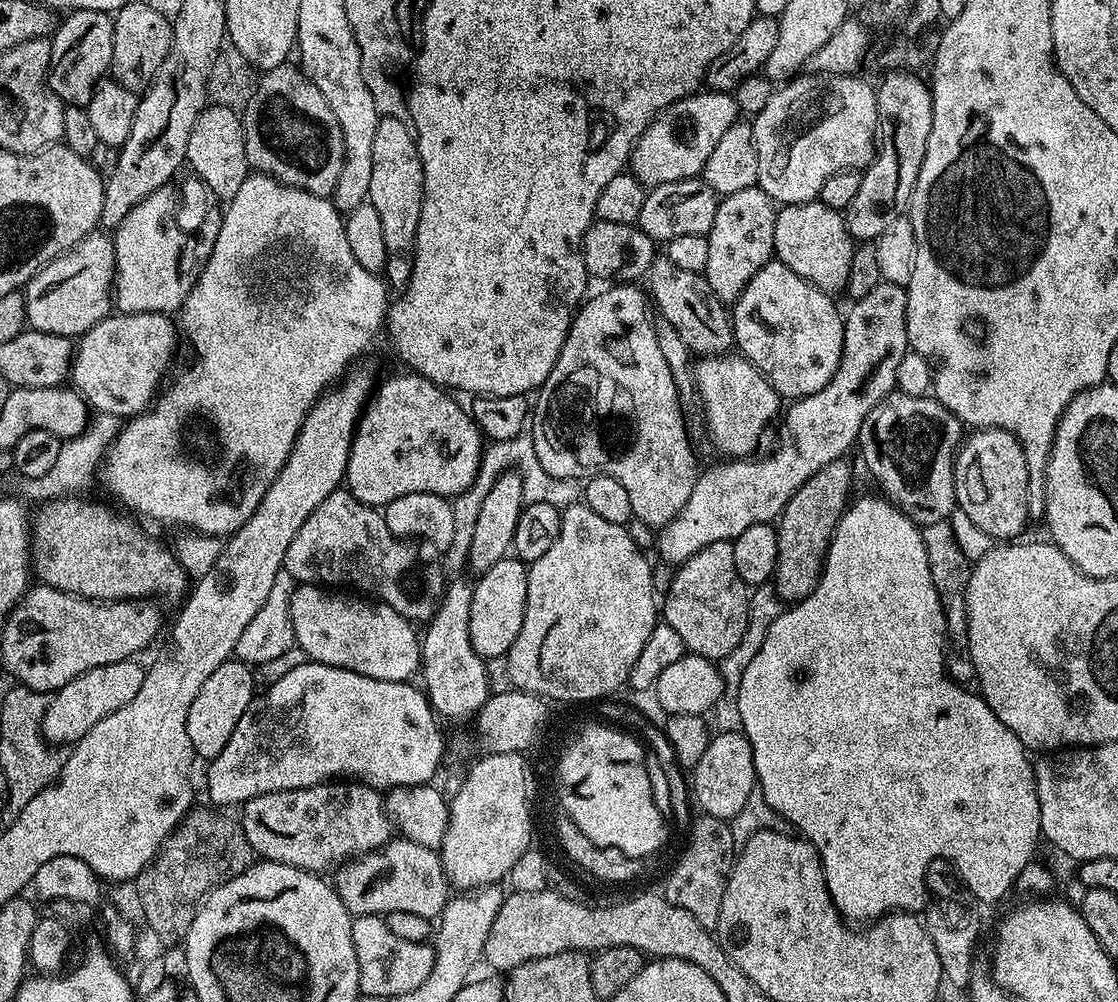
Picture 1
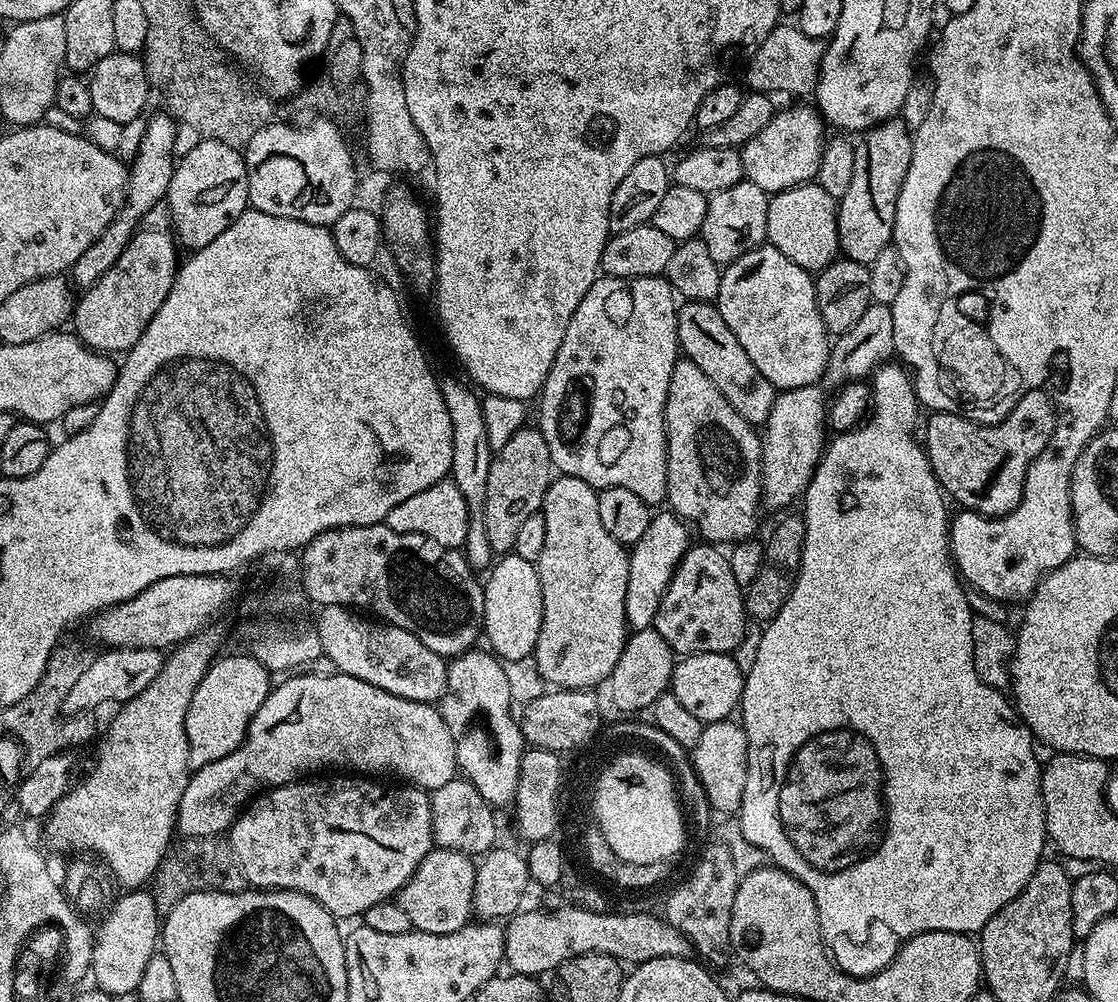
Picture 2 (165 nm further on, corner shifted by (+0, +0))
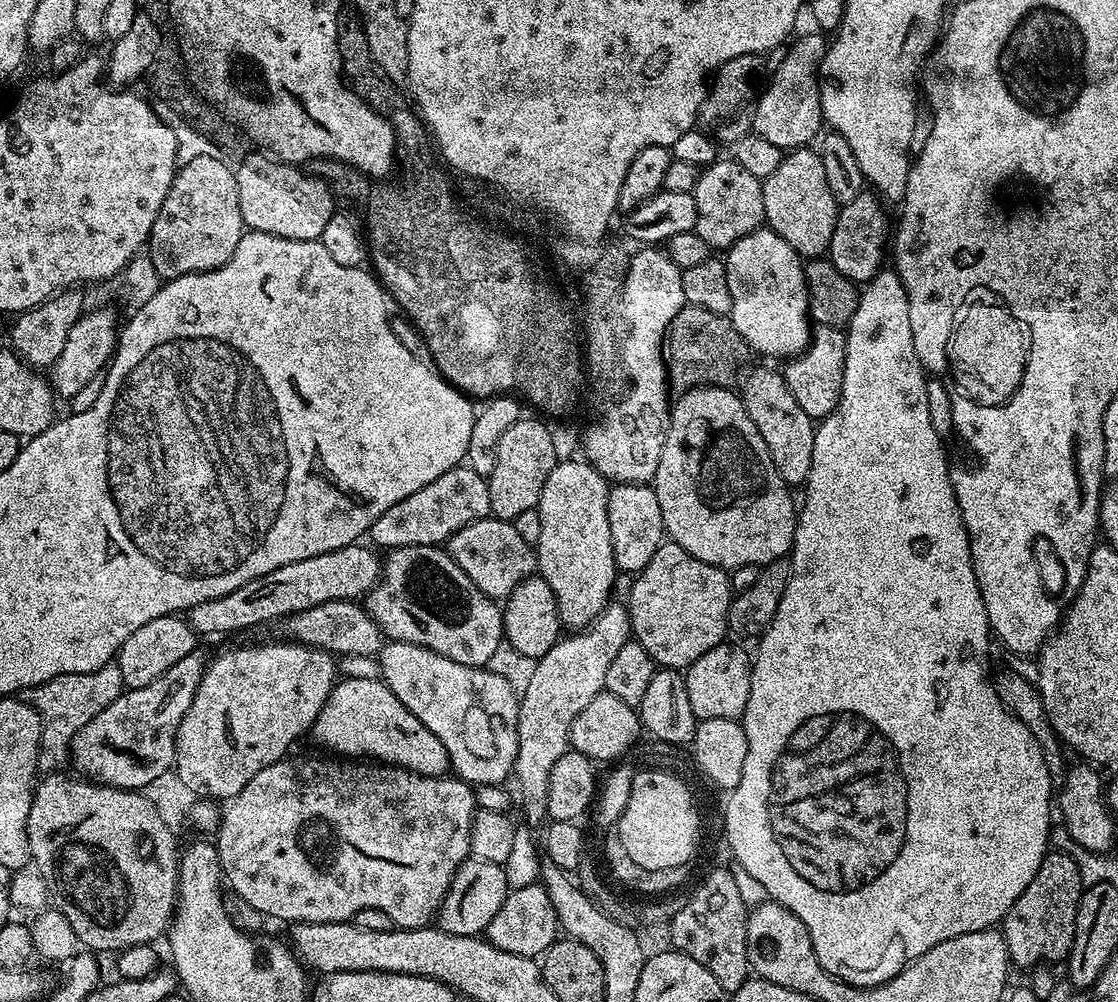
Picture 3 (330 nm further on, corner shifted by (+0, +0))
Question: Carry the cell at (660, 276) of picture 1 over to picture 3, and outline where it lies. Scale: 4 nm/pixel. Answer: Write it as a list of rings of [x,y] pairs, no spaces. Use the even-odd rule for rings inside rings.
[[[756,368],[742,384],[743,380],[738,395],[746,406],[746,414],[750,414],[750,422],[758,426],[758,434],[762,434],[766,450],[770,450],[770,458],[774,458],[774,470],[778,470],[785,484],[803,485],[810,474],[810,462],[814,454],[816,430],[812,417],[802,410],[802,406],[798,406],[794,394],[790,394],[790,386],[784,380],[783,371]]]

